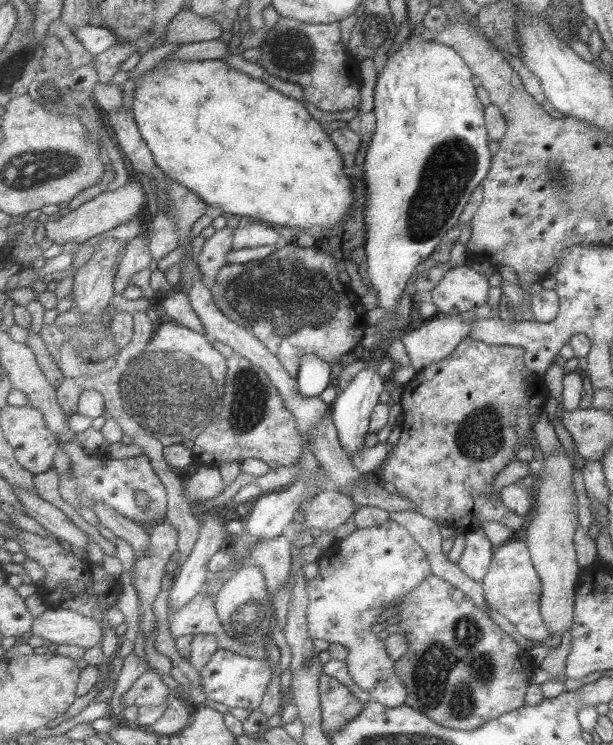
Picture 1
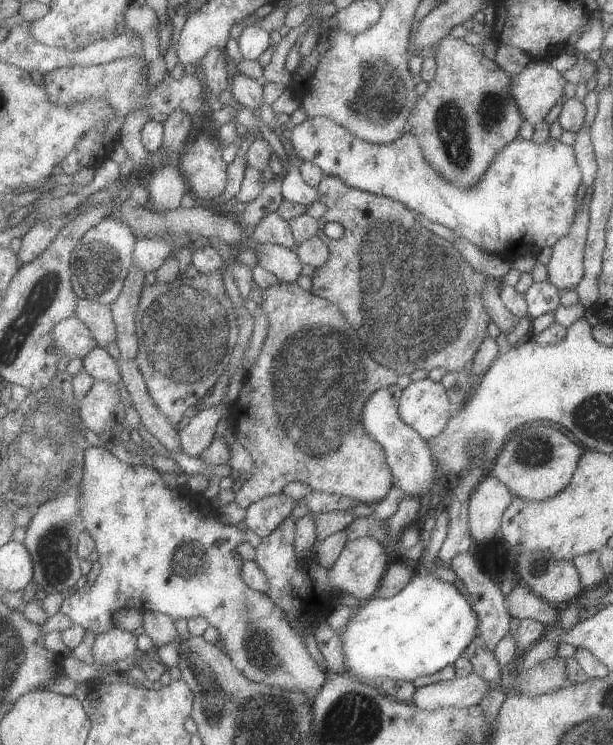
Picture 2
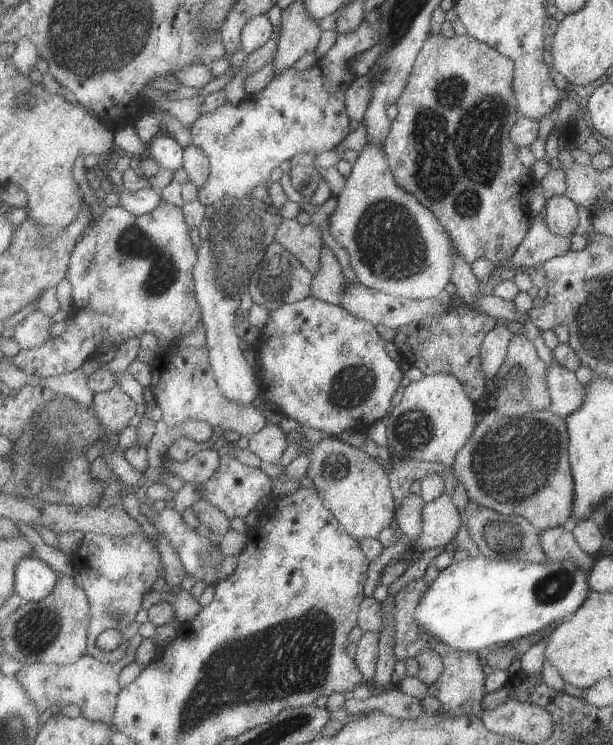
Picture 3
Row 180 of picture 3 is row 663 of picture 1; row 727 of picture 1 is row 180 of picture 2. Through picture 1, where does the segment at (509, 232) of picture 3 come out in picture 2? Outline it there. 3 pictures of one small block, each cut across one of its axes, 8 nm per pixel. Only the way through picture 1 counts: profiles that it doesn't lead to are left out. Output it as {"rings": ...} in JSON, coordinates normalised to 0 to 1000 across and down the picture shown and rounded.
{"rings":[[[729,46],[706,63],[711,63],[706,77],[713,87],[710,103],[698,110],[695,123],[672,144],[661,177],[675,180],[693,219],[723,243],[746,254],[765,254],[790,236],[811,204],[847,184],[845,173],[853,158],[832,126],[834,101],[793,78],[780,62],[768,62],[754,51],[739,51]]]}

